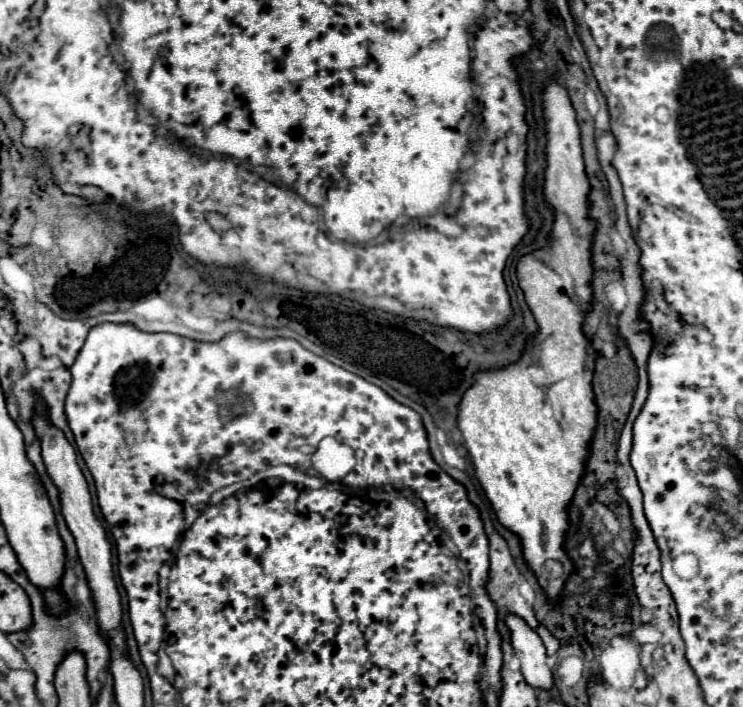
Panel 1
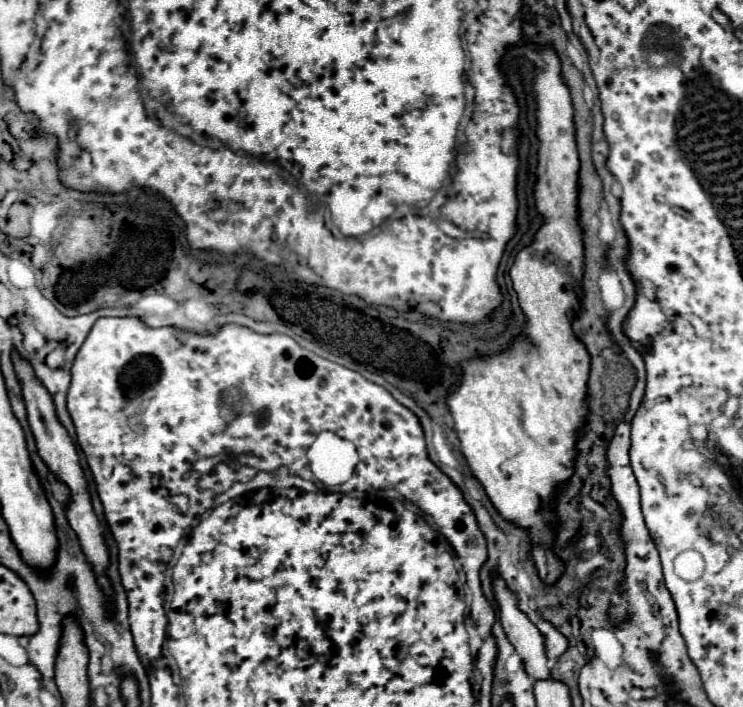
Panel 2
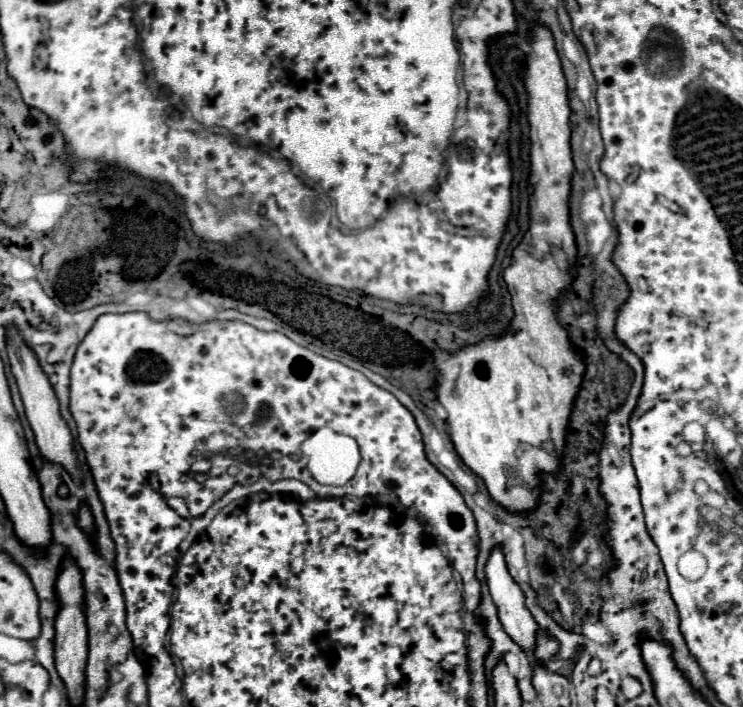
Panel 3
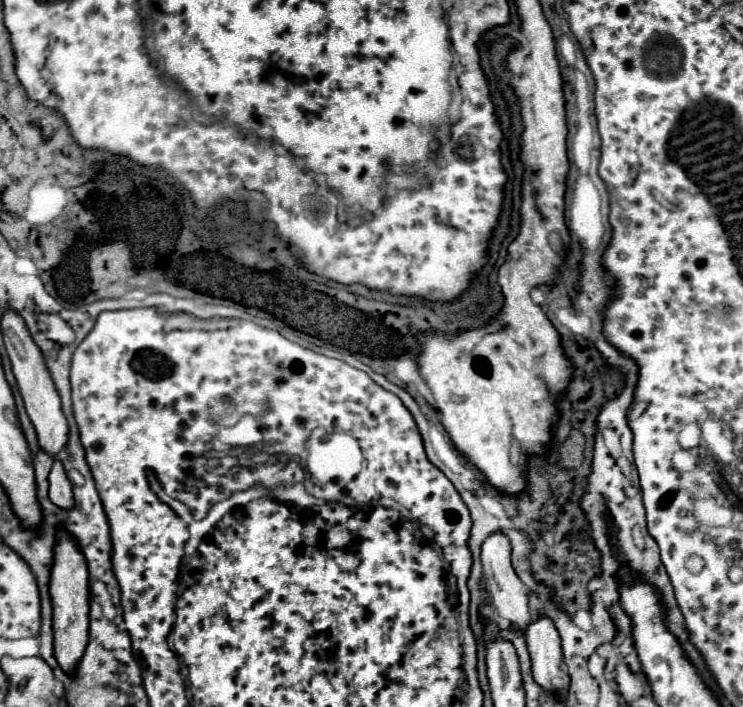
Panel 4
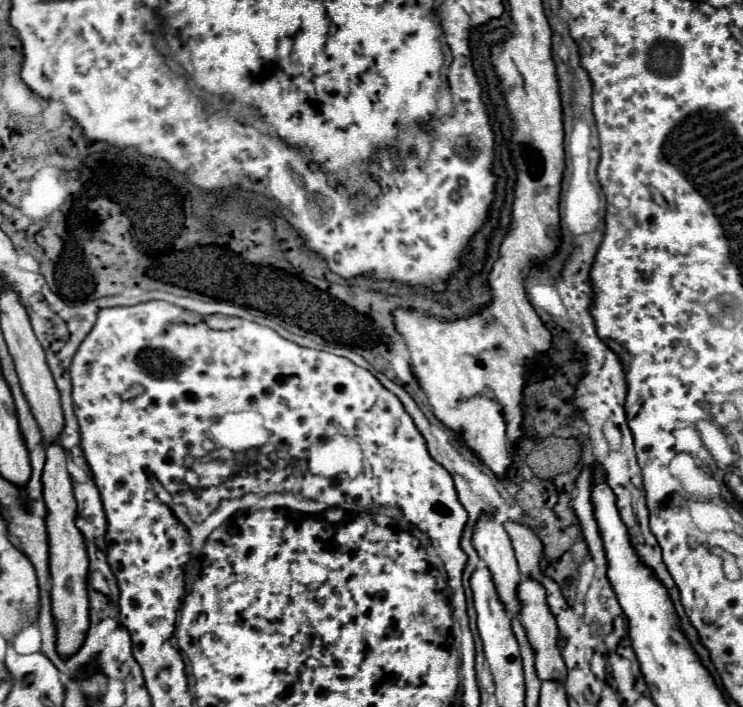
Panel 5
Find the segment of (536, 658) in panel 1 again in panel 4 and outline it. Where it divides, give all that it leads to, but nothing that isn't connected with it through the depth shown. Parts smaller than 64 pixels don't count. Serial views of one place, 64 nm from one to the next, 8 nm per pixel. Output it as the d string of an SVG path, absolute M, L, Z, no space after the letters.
M494 532L490 536L484 538L484 544L480 546L480 558L482 558L482 568L484 568L484 576L486 576L486 586L488 592L492 596L492 604L496 606L498 616L510 622L512 628L516 630L524 630L528 628L532 616L530 616L530 608L528 608L528 590L522 584L522 580L518 578L518 574L512 568L512 560L510 560L510 540L504 532Z

